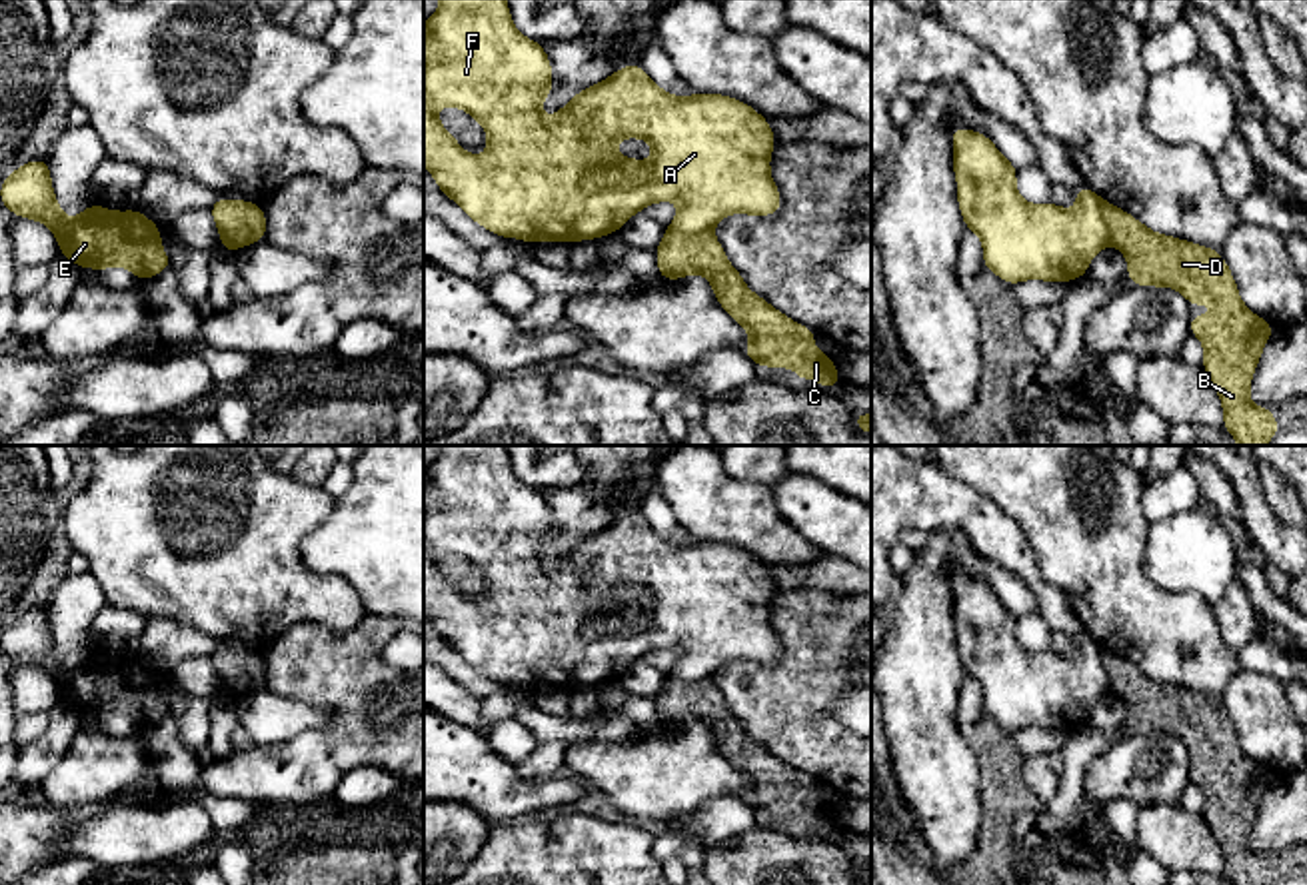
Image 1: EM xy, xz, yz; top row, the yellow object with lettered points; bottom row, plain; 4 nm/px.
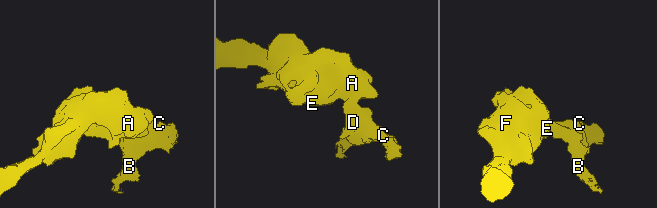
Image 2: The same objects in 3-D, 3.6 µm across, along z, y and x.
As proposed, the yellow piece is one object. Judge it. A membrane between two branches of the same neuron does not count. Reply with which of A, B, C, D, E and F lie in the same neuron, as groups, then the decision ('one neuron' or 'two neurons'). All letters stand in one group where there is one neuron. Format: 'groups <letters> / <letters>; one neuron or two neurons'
groups A E F / B C D; two neurons

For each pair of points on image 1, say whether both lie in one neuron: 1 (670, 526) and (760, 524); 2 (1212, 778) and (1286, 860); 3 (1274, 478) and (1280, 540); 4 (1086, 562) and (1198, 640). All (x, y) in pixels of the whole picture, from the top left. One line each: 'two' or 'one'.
1: two
2: one
3: two
4: one

